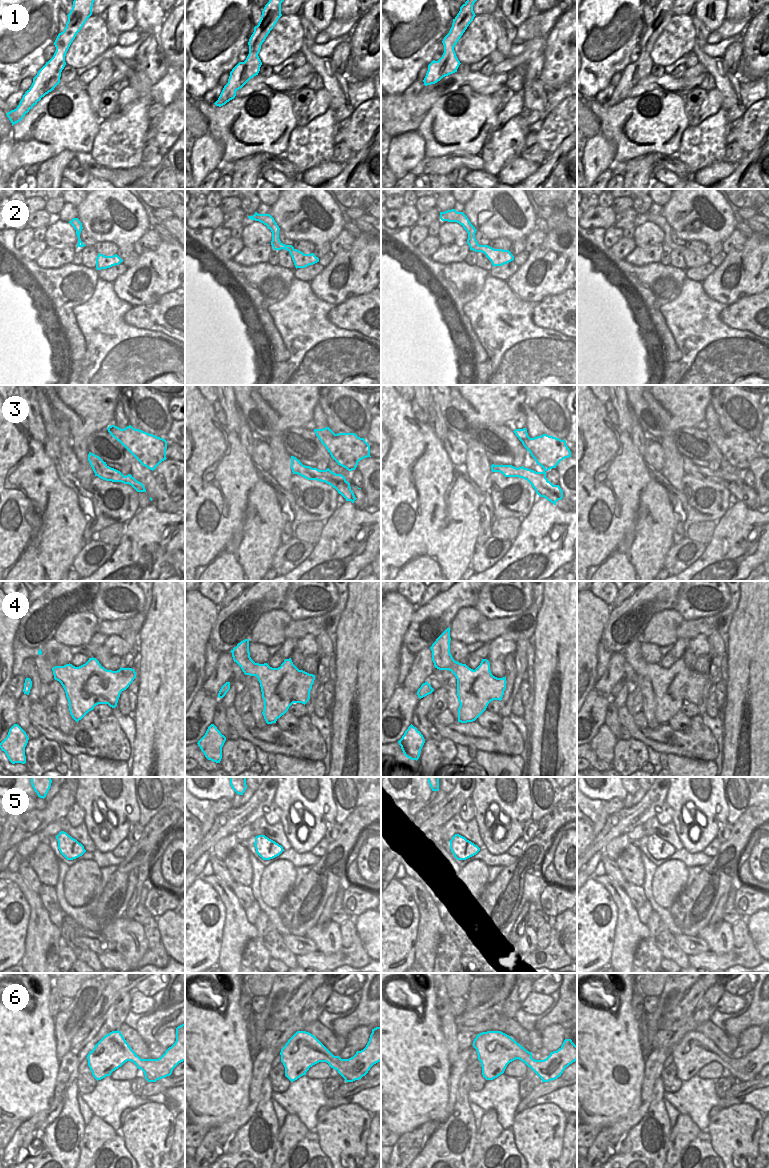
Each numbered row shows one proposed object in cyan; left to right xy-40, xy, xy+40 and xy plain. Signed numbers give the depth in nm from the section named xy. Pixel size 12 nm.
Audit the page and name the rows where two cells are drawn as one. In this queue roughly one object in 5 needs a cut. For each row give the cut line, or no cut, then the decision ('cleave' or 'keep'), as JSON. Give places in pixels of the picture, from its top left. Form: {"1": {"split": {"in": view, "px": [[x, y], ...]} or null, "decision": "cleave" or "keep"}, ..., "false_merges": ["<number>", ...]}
{"1": {"split": null, "decision": "keep"}, "2": {"split": null, "decision": "keep"}, "3": {"split": null, "decision": "keep"}, "4": {"split": null, "decision": "keep"}, "5": {"split": null, "decision": "keep"}, "6": {"split": null, "decision": "keep"}, "false_merges": []}

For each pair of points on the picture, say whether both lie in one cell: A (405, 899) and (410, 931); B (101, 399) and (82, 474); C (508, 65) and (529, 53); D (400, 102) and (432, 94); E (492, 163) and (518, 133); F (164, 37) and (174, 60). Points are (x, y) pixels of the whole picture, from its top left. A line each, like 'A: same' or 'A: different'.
A: same
B: same
C: same
D: same
E: same
F: same

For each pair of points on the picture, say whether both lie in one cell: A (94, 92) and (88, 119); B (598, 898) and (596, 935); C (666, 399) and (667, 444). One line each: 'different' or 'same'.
A: different
B: same
C: same

